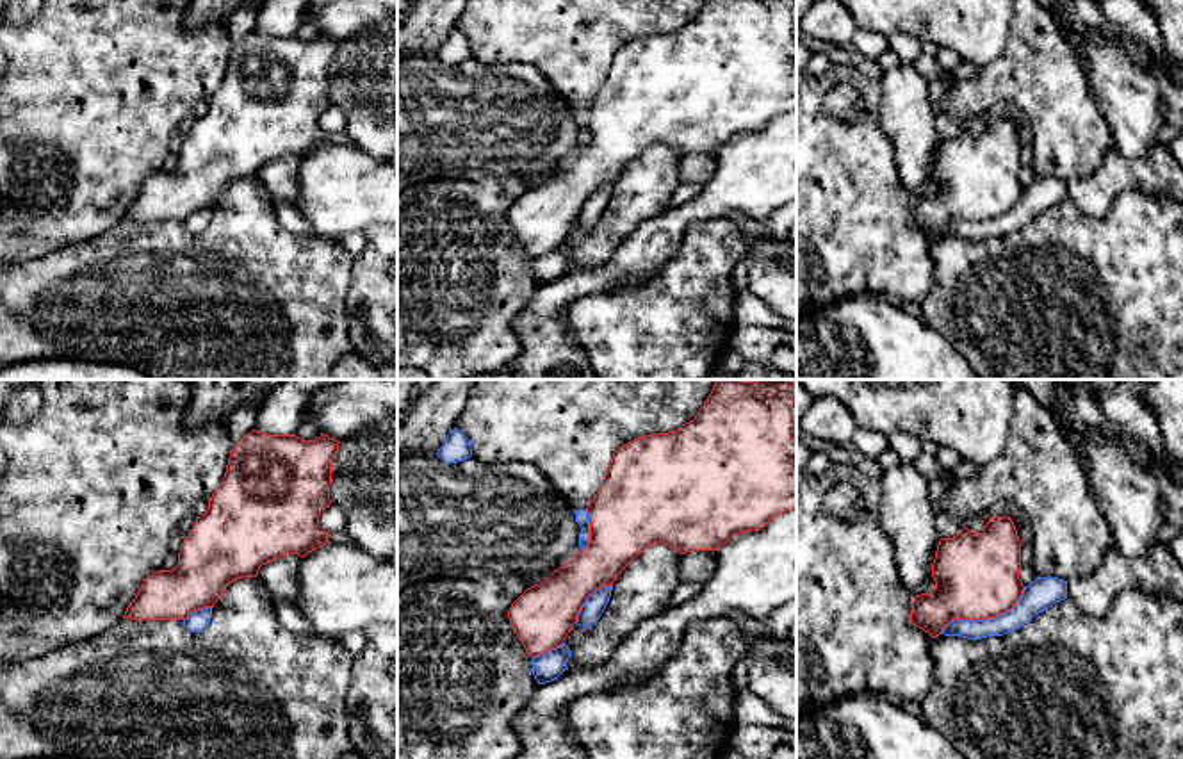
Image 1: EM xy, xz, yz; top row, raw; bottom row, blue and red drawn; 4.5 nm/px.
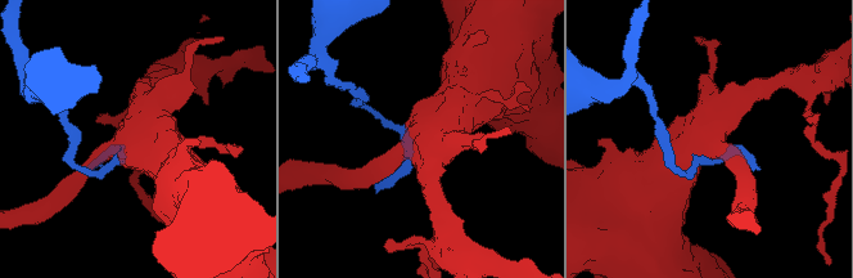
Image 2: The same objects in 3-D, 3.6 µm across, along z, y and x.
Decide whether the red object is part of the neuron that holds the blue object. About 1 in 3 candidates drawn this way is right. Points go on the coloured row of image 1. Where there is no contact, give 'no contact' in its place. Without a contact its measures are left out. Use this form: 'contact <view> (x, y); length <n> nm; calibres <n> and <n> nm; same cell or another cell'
contact yz (987, 619); length 440 nm; calibres 140 and 380 nm; another cell

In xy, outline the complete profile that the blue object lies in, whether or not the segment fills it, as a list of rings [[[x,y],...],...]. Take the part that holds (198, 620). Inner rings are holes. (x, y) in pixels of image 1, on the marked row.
[[[203,608],[198,609],[194,613],[191,613],[185,620],[184,625],[191,631],[191,632],[201,632],[212,618],[212,608]]]

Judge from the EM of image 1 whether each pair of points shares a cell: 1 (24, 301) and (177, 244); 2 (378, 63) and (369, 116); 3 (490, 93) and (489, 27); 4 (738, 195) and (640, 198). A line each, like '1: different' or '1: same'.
1: same
2: same
3: different
4: different

